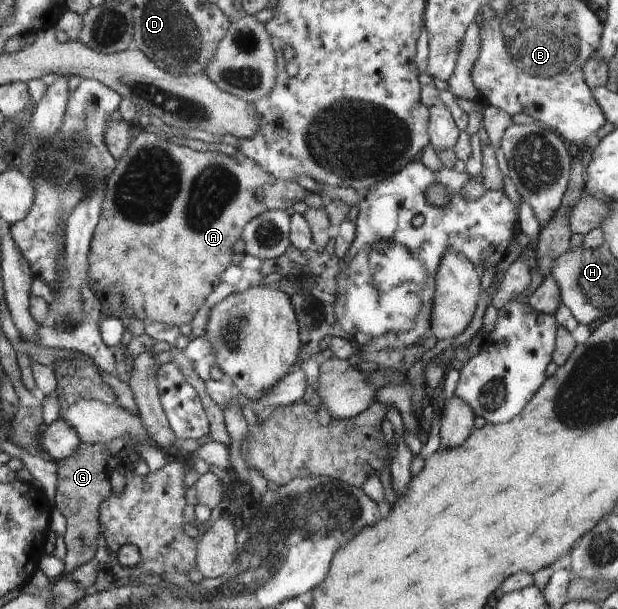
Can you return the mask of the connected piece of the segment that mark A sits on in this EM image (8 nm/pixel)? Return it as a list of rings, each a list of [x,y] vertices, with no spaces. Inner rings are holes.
[[[141,133],[134,138],[134,145],[130,144],[129,151],[122,158],[117,158],[117,167],[114,172],[105,180],[104,198],[102,198],[102,212],[100,212],[100,220],[94,230],[91,246],[88,254],[88,286],[92,293],[100,302],[103,317],[120,318],[126,326],[132,318],[134,320],[142,320],[146,325],[148,323],[159,322],[160,324],[176,325],[181,327],[189,324],[196,312],[200,310],[200,306],[206,302],[206,298],[216,290],[220,284],[220,274],[226,270],[226,266],[232,262],[232,254],[234,252],[234,244],[238,242],[242,230],[249,225],[250,220],[257,219],[258,215],[263,215],[273,209],[286,211],[292,208],[297,202],[304,201],[310,193],[318,194],[320,198],[327,197],[336,202],[344,202],[350,208],[359,205],[362,198],[356,193],[356,189],[344,186],[337,188],[334,185],[325,185],[324,182],[318,184],[315,190],[308,191],[294,180],[278,180],[272,173],[266,172],[257,161],[244,156],[237,149],[236,154],[228,155],[222,152],[208,150],[208,152],[196,152],[187,146],[178,146],[173,142],[169,142],[162,133]]]

